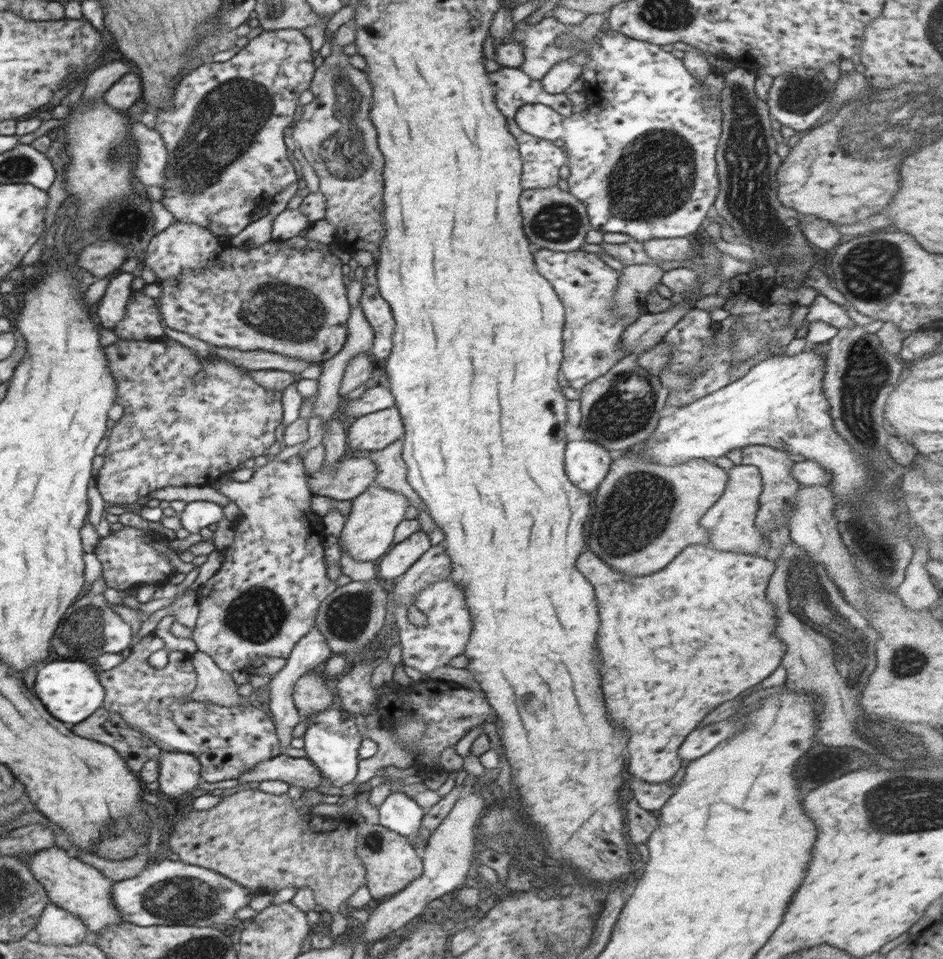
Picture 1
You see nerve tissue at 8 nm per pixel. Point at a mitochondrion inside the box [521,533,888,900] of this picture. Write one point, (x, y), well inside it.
(804, 590)

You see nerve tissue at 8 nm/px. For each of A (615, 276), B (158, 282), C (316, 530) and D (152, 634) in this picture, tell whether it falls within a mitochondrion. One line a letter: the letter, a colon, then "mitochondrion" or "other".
A: other
B: other
C: other
D: other

